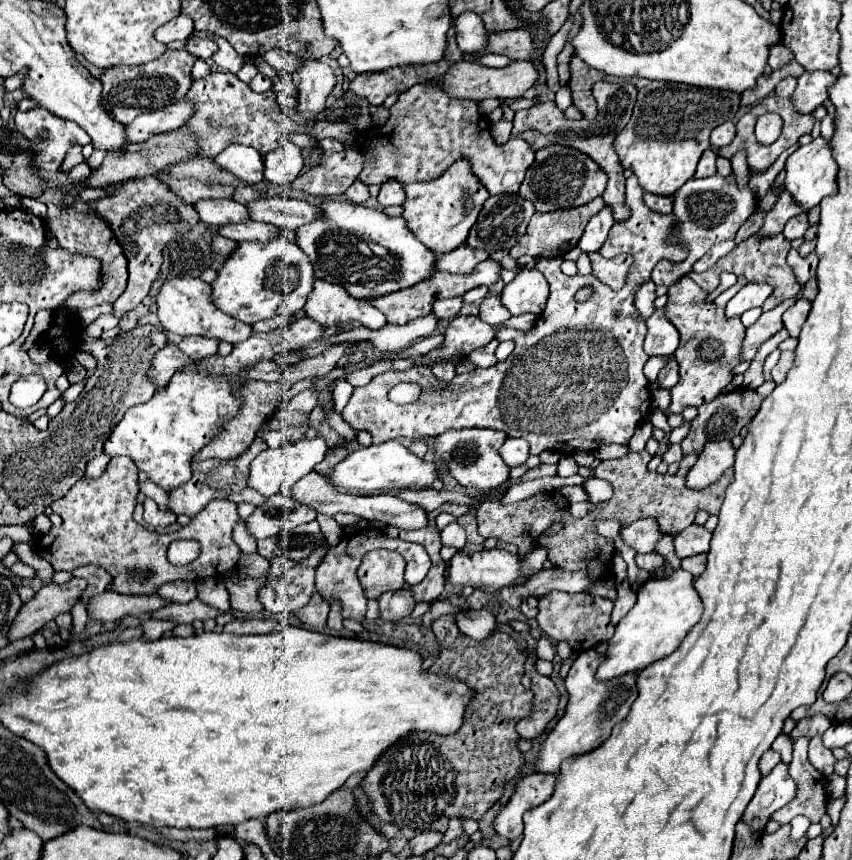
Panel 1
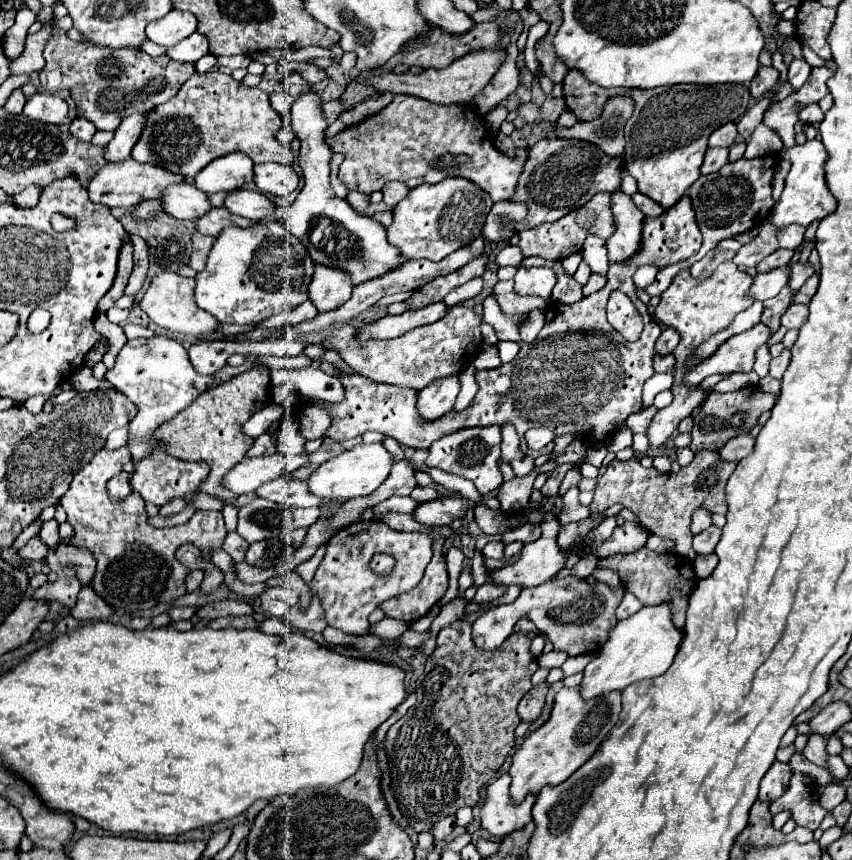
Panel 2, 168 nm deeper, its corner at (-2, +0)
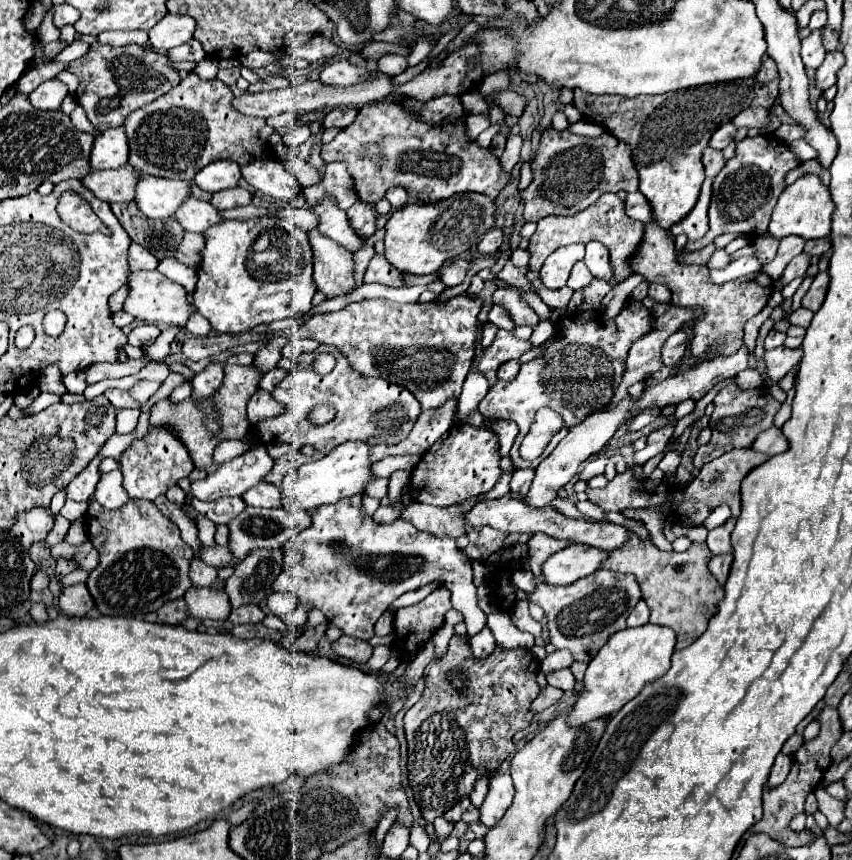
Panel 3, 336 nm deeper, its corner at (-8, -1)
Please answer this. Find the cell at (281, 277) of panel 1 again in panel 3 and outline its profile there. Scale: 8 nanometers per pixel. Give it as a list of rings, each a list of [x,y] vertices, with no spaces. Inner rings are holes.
[[[261,216],[261,218],[255,218],[255,220],[223,220],[215,226],[209,226],[205,232],[205,248],[201,252],[201,264],[197,268],[197,274],[199,274],[199,282],[197,282],[197,288],[195,288],[195,308],[199,310],[199,314],[203,314],[209,322],[211,322],[211,328],[217,330],[217,332],[227,332],[227,334],[239,334],[239,332],[249,332],[253,330],[255,326],[259,324],[269,324],[273,320],[285,320],[285,318],[301,318],[305,316],[309,310],[311,310],[311,300],[315,296],[315,280],[313,280],[313,256],[311,256],[311,246],[309,246],[309,240],[307,240],[307,234],[303,230],[299,230],[297,226],[293,224],[287,224],[283,218],[277,218],[277,216]]]

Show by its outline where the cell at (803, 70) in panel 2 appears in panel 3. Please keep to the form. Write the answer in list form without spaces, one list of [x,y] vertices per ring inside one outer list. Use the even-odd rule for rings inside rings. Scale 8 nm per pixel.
[[[813,30],[807,38],[801,40],[803,48],[801,48],[801,56],[803,56],[803,64],[807,68],[817,70],[827,54],[827,50],[823,50],[823,32],[821,30]]]

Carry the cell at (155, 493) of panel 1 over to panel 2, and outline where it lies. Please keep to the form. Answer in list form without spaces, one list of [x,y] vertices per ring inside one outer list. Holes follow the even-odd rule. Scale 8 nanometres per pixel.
[[[119,473],[117,477],[113,477],[109,483],[107,483],[107,489],[109,489],[109,495],[113,497],[113,499],[125,499],[133,489],[129,489],[129,477],[131,477],[131,473]]]

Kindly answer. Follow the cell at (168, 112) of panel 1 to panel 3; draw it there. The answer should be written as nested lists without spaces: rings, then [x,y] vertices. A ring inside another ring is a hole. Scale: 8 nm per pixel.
[[[113,128],[95,136],[91,148],[91,170],[115,170],[127,164],[129,146],[123,128]]]

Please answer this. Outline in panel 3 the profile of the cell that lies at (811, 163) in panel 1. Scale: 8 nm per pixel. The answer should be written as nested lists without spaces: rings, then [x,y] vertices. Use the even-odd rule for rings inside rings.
[[[813,174],[801,176],[795,184],[787,186],[783,194],[779,196],[773,214],[771,214],[771,224],[769,224],[769,234],[777,240],[785,236],[801,236],[803,240],[813,240],[813,238],[825,238],[831,232],[831,216],[833,216],[835,204],[831,200],[829,188],[821,184],[821,180]]]

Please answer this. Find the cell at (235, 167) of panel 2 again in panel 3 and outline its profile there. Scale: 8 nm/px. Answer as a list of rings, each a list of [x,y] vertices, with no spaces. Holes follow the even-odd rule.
[[[219,160],[219,162],[211,162],[211,166],[205,166],[203,170],[199,170],[199,174],[195,174],[195,184],[207,192],[221,192],[227,188],[235,188],[241,180],[241,172],[239,172],[239,164],[231,162],[231,160]]]

